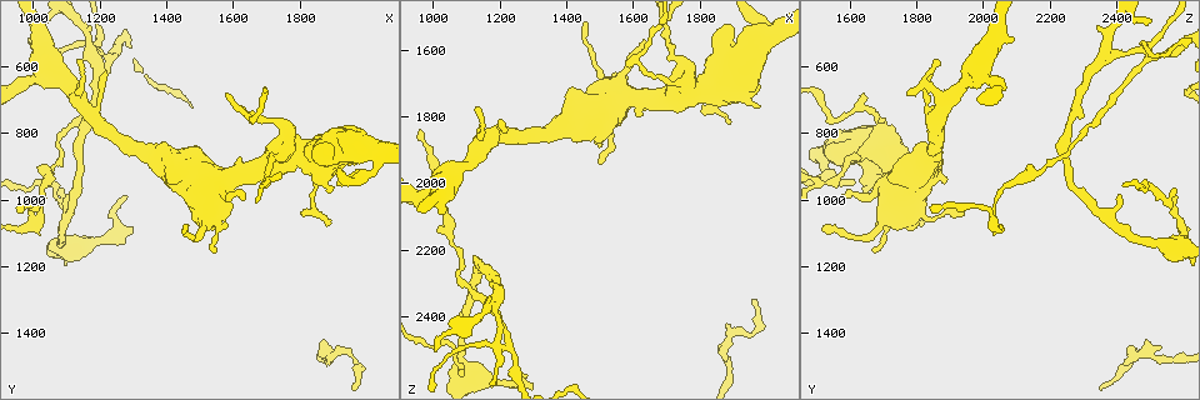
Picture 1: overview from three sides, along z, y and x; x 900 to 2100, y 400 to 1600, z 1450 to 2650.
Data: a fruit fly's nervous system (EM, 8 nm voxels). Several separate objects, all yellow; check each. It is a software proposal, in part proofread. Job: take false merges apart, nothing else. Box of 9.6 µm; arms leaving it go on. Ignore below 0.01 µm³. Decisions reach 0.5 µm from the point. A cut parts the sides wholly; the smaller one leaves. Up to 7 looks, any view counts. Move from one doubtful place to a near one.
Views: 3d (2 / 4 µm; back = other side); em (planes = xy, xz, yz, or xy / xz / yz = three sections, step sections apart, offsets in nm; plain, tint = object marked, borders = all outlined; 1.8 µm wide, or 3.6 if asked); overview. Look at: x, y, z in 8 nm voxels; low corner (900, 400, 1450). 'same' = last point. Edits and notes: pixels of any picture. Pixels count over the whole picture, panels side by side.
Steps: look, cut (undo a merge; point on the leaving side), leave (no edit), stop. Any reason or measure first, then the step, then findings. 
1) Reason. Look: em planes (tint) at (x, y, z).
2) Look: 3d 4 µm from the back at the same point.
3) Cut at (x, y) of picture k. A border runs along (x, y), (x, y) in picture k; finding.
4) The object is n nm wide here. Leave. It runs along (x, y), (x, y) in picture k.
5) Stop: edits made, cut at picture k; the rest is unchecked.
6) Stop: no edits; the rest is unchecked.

Thin neck. Look: em xy step 16 (tint) at (1960, 1480, 2450).

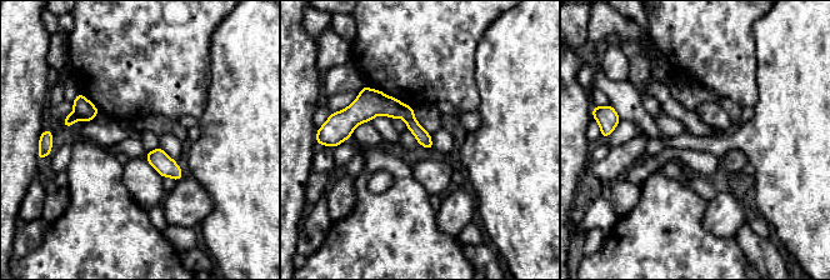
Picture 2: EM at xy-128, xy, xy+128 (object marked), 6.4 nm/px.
Leave. It runs along (345, 134), (366, 108), (394, 108), (429, 145) in picture 2; one neuron here.

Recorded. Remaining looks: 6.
Sudden change in width. Look: 3d 2 µm at (1020, 1010, 2040).

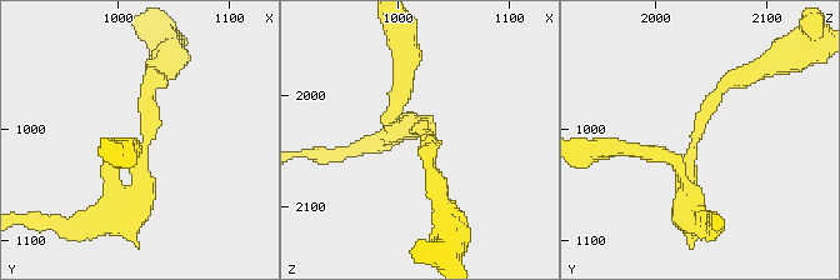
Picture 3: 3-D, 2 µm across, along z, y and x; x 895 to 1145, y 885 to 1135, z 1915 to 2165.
3 arms meet here. Look: em planes (plain) at (1022, 1014, 2034).

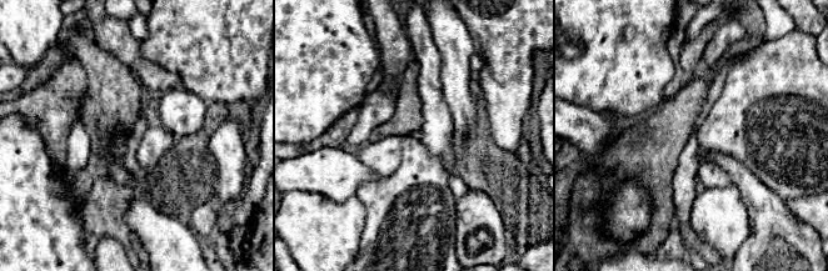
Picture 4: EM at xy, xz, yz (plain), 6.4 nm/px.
With the object marked. Look: em planes (tint) at the same point.

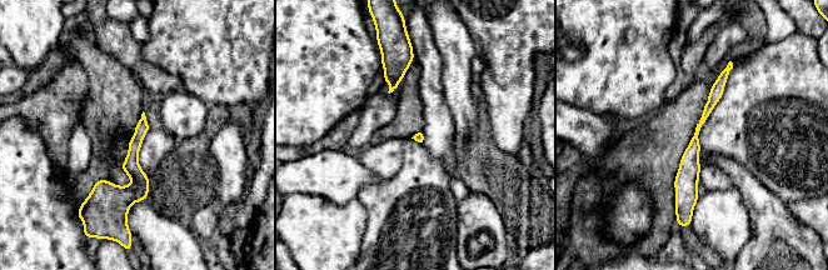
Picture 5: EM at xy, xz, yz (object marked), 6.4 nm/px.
Leave. It runs along (724, 74), (696, 134), (682, 211) in picture 5; one neuron here.

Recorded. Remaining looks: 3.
Abrupt turn. Look: em yz step 4 (tint) at (1190, 560, 2470).

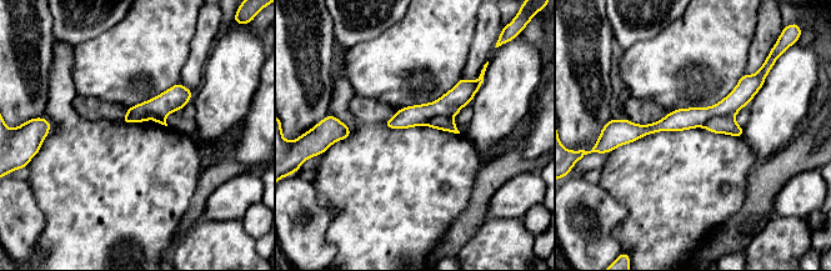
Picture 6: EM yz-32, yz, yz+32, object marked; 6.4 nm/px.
Cut it another way. Look: em planes (tint) at the same point.

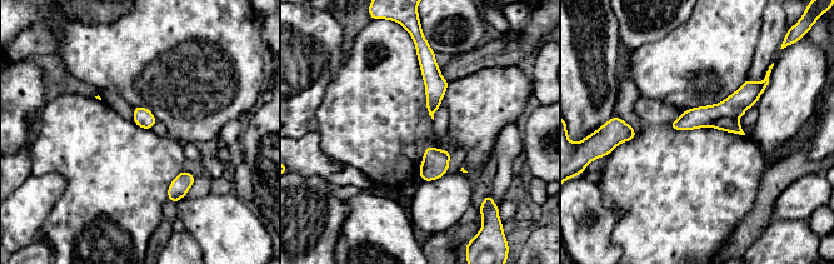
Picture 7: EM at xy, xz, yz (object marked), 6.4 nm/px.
The object is 100 nm wide here. Cut at (727, 124) of picture 7. A border runs along (735, 118), (719, 118), (712, 125) in picture 7; two neurons meet here.

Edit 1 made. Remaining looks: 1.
Stop: edits made, cut at picture 7; the rest is unchecked.

